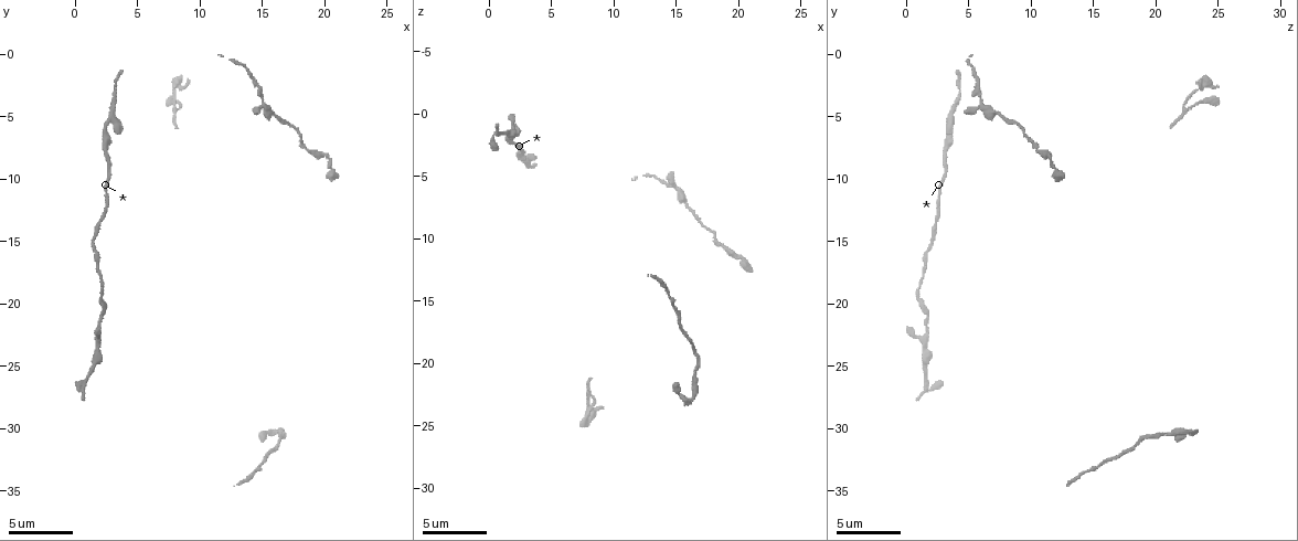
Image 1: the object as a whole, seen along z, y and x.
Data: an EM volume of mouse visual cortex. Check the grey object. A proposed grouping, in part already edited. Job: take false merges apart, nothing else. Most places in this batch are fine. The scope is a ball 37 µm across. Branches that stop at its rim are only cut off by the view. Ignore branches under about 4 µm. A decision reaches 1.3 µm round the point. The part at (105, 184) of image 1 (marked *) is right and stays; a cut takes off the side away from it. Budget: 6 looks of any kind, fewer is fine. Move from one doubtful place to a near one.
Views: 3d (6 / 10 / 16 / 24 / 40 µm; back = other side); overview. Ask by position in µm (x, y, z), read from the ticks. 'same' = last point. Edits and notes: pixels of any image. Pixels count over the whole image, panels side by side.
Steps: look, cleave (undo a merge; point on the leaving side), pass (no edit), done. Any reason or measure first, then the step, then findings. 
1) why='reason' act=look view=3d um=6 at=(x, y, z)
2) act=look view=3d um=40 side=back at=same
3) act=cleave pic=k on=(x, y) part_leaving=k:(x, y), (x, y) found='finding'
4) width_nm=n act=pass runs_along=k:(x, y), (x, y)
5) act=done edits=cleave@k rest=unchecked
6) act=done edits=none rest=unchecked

why='calibre changes' act=look view=3d um=10 at=(2.6, 8.4, 3.2)

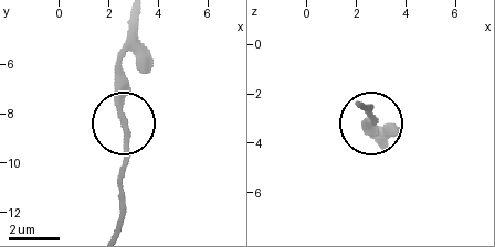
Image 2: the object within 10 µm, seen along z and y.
act=pass runs_along=2:(122, 173), (125, 118), (119, 51) found='continuous, no second cell'

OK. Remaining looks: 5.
act=look view=3d um=16 at=(2.0, 16.8, 1.6)

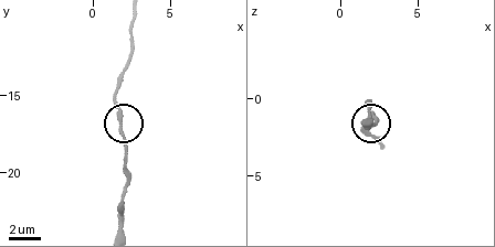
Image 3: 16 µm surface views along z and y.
why='from behind' act=look view=3d um=16 side=back at=same

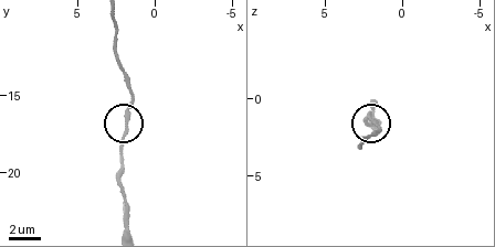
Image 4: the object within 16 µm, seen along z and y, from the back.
width_nm=220 act=pass runs_along=4:(116, 27), (116, 62), (133, 100), (120, 140), (120, 174) found='continuous, no second cell'

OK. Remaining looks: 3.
act=look view=3d um=6 at=(18.2, 7.4, 10.4)

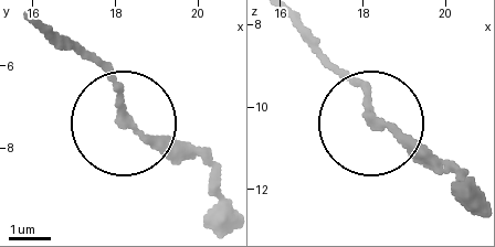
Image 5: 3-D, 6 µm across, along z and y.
act=look view=3d um=6 side=back at=(18.25, 7.35, 10.30)

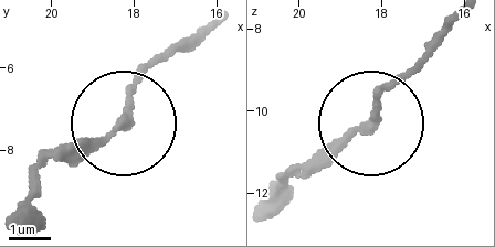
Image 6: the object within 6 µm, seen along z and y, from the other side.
act=pass found='all the same cell'

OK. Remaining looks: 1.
act=done edits=none rest=unchecked

